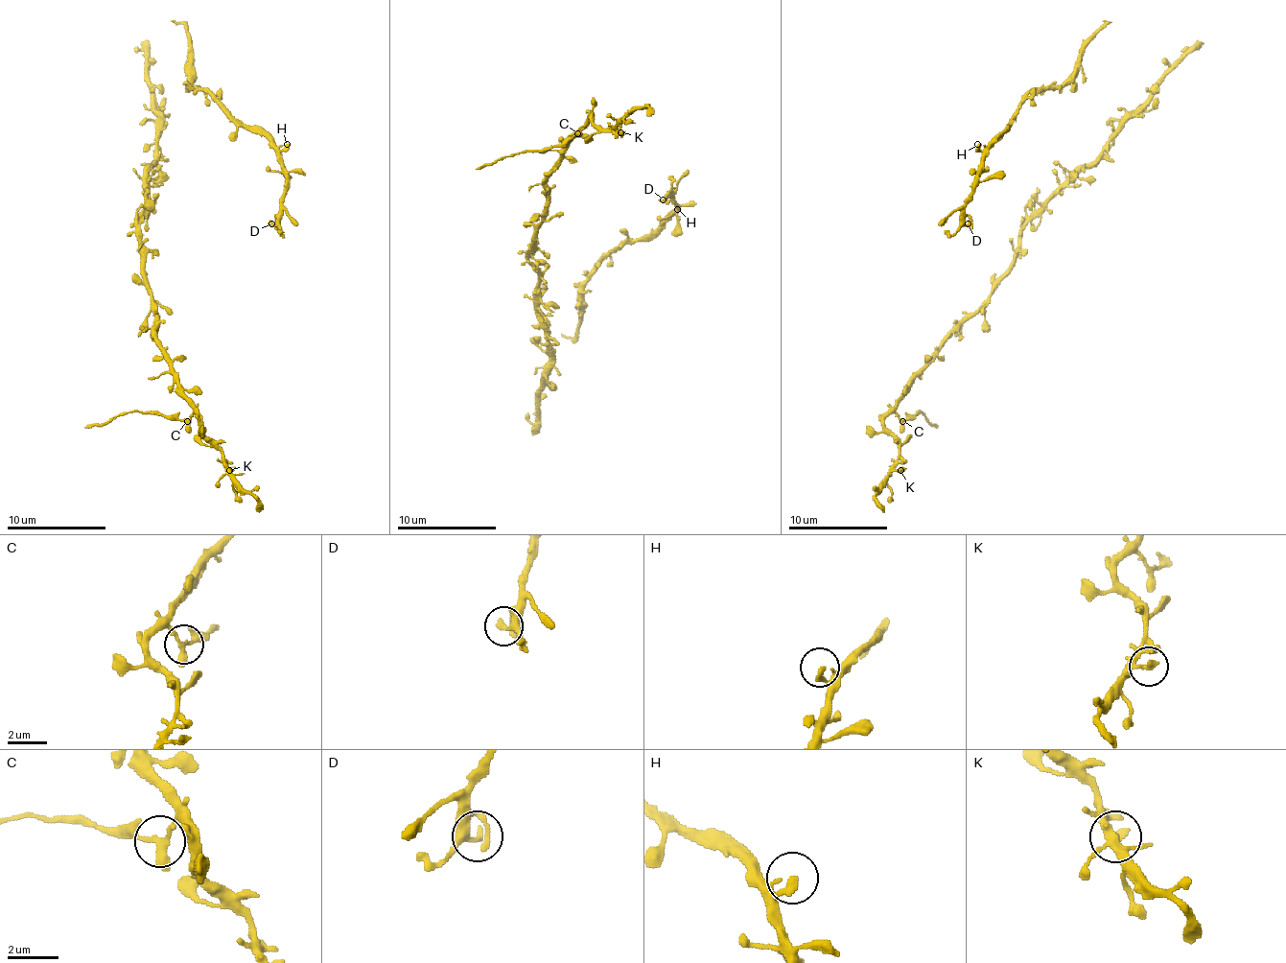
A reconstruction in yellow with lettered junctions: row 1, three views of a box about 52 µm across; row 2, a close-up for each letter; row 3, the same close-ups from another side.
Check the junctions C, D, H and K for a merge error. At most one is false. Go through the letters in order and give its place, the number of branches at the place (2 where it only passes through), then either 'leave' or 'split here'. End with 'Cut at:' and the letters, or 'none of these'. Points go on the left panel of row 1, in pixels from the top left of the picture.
C: (187, 421) | 2 | split here
D: (271, 223) | 2 | leave
H: (287, 144) | 1 | leave
K: (229, 470) | 2 | leave
Cut at: C

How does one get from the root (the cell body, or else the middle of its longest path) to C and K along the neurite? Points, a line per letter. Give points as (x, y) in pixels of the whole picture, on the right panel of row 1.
C: (1064, 187), (1025, 226), (1015, 267), (913, 381), (896, 408), (896, 412), (903, 420)
K: (1064, 187), (1025, 226), (1015, 267), (946, 340), (938, 356), (883, 420), (898, 443), (896, 467), (900, 470)

